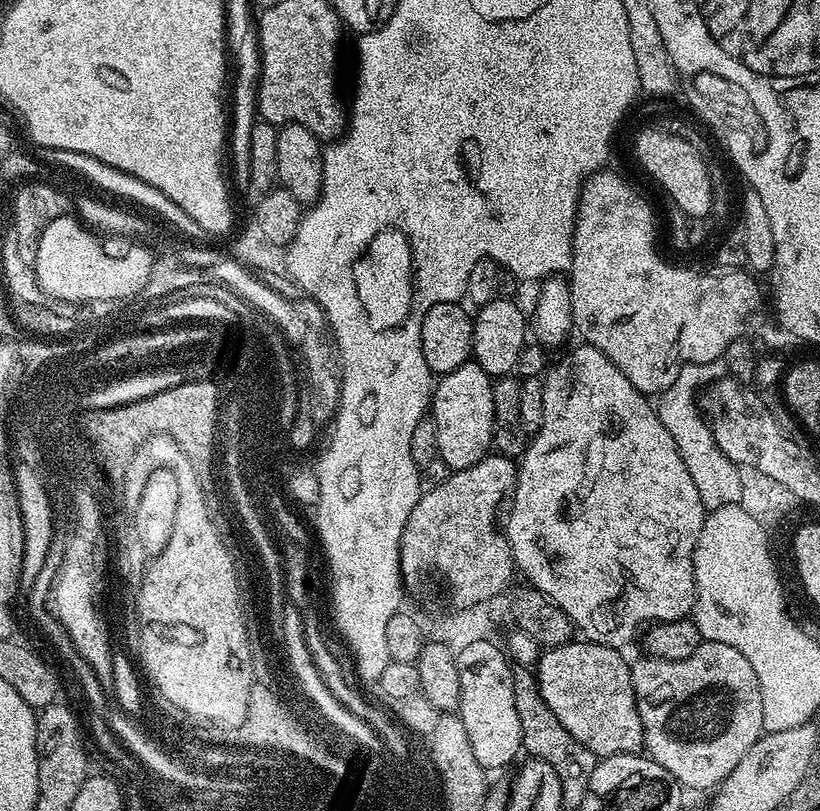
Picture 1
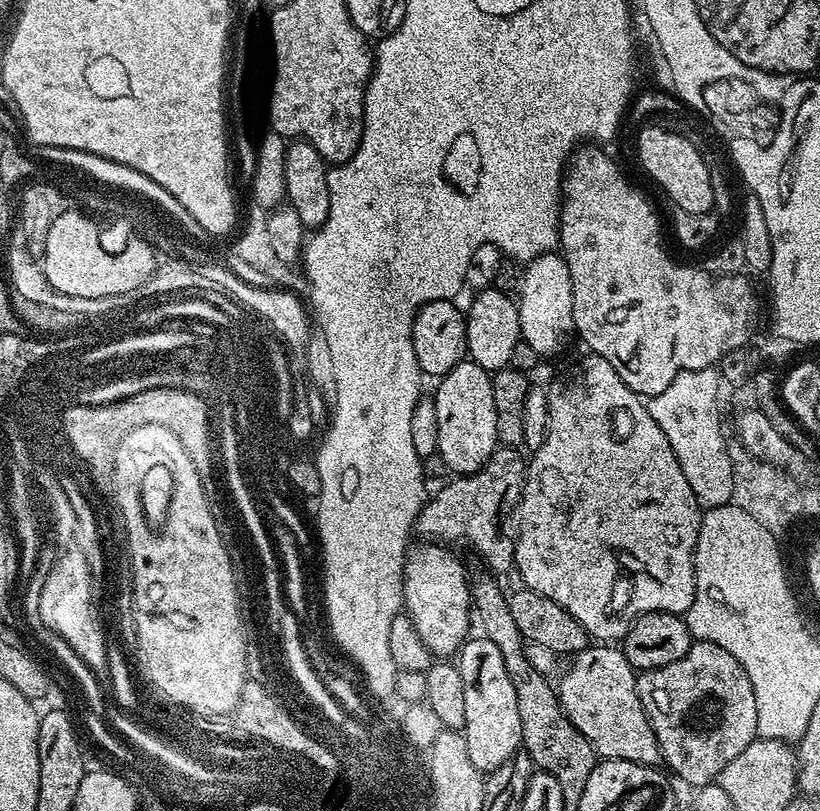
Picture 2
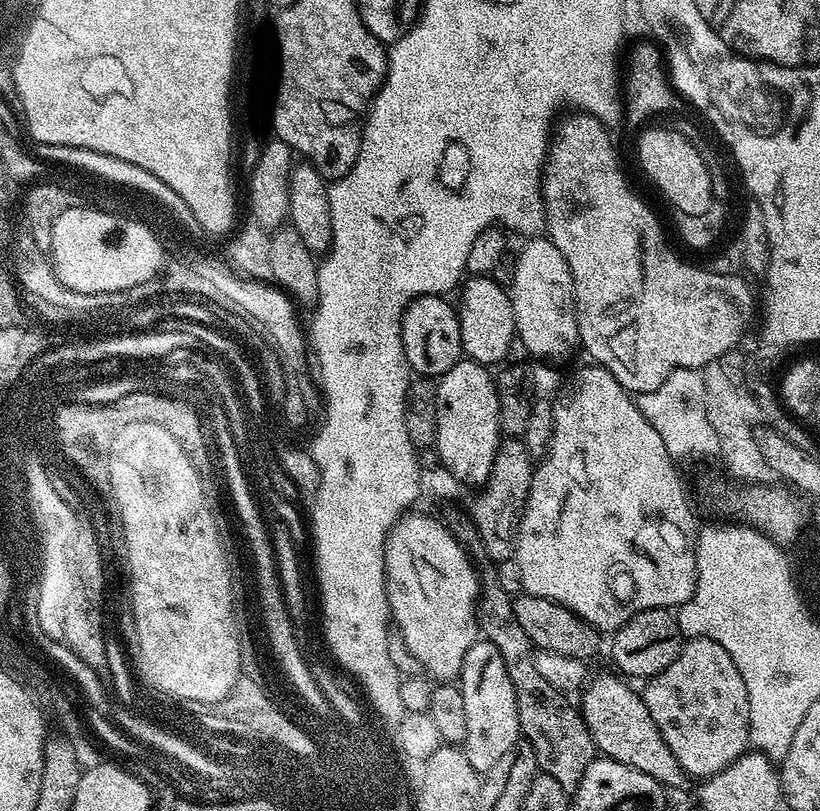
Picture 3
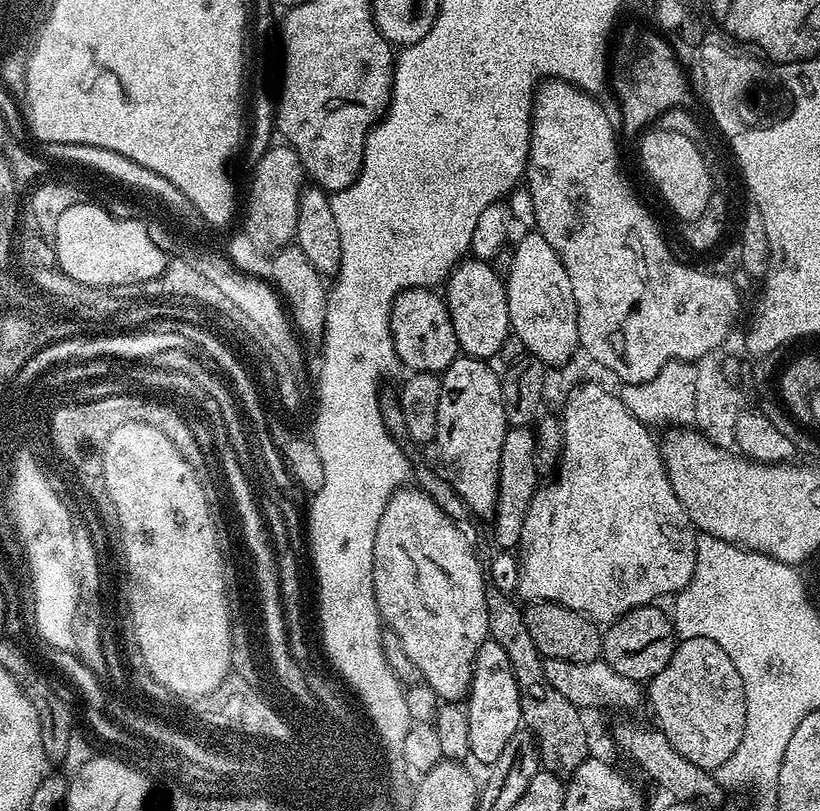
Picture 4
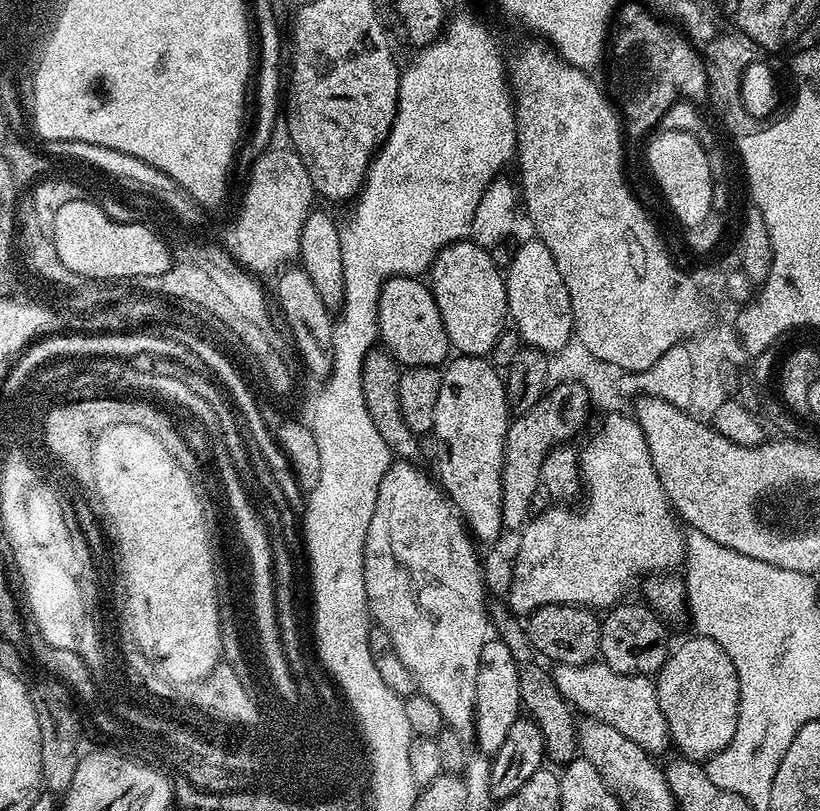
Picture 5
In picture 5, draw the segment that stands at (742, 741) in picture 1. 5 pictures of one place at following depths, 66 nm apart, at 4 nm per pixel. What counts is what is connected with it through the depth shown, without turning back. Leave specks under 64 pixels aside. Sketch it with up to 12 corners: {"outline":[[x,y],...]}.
{"outline":[[689,635],[655,673],[671,743],[706,762],[730,742],[734,662]]}

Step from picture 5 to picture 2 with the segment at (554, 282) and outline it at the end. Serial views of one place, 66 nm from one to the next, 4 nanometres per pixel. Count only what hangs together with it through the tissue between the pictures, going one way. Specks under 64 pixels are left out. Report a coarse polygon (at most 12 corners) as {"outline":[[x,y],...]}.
{"outline":[[559,253],[527,263],[521,339],[541,358],[574,340],[573,280]]}

